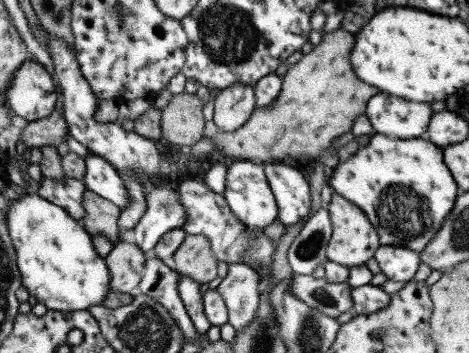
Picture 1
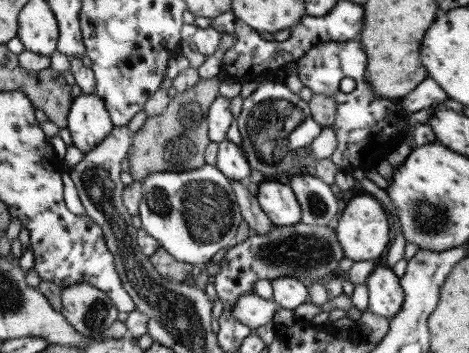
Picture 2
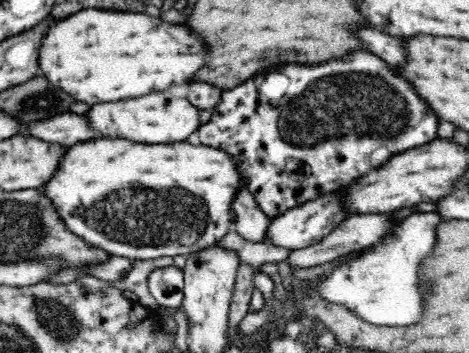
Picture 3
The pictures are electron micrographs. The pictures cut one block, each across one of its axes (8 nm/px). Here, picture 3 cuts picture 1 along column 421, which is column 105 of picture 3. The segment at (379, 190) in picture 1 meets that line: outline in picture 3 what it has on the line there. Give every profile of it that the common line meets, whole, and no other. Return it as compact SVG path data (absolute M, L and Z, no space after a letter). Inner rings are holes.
M96 140L76 144L66 152L60 172L44 186L44 194L58 206L66 226L86 242L128 260L146 262L174 258L176 254L198 254L212 248L234 230L232 202L240 190L248 188L238 162L224 150L204 144L138 144L126 140Z

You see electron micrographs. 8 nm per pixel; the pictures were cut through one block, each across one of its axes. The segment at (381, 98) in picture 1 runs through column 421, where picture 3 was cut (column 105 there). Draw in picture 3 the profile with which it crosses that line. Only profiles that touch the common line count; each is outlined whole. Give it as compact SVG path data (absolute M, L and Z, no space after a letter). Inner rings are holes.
M156 92L142 98L106 102L106 104L94 106L88 116L90 116L90 124L94 124L94 130L110 134L112 138L126 138L132 142L146 142L146 144L188 142L190 134L202 128L200 110L192 106L188 98L176 98L172 96L172 92Z

